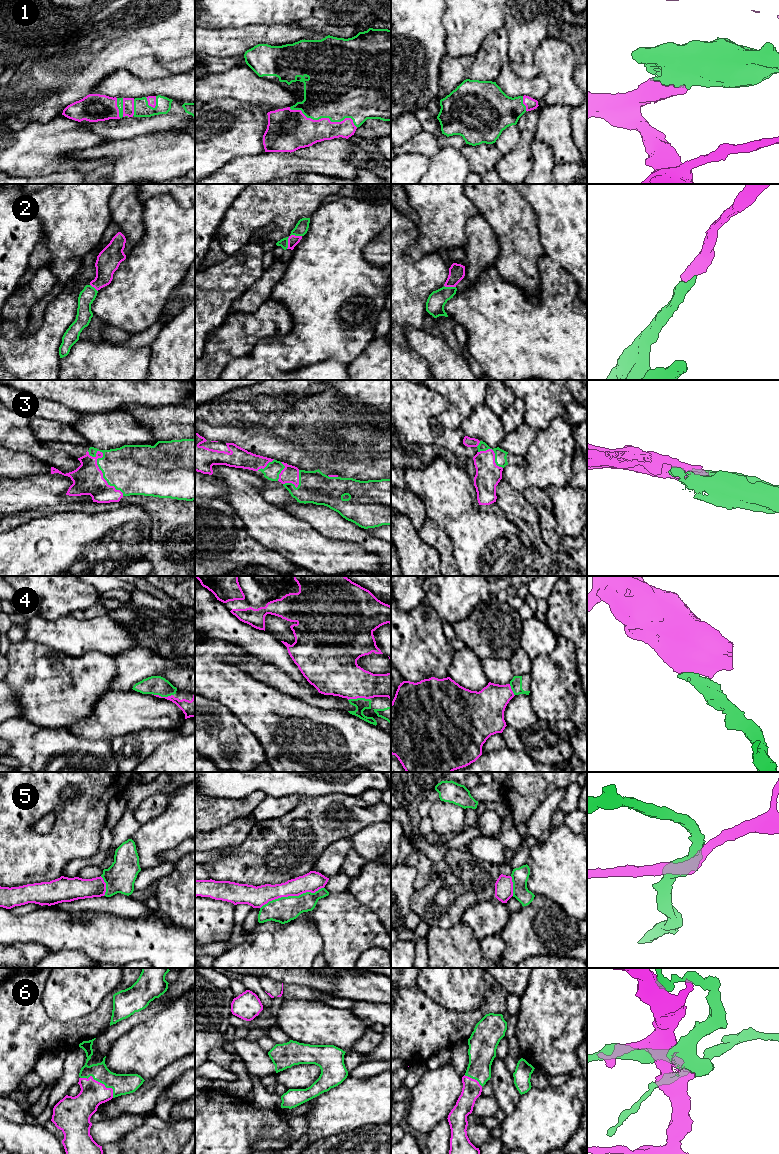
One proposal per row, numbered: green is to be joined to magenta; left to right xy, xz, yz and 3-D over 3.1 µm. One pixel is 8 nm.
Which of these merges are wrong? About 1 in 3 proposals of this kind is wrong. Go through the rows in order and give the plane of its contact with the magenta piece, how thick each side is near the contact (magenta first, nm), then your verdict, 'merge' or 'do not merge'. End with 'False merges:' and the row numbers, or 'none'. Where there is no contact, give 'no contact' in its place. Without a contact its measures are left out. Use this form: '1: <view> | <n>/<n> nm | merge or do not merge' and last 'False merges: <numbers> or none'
1: xz | 280/480 nm | merge
2: xz | 90/110 nm | merge
3: xy | 240/380 nm | merge
4: xz | 340/100 nm | merge
5: xz | 160/200 nm | do not merge
6: xy | 200/170 nm | merge
False merges: 5

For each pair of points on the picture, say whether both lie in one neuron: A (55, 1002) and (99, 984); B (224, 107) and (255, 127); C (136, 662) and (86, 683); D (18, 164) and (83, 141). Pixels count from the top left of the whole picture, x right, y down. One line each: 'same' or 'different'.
A: same
B: same
C: different
D: same

